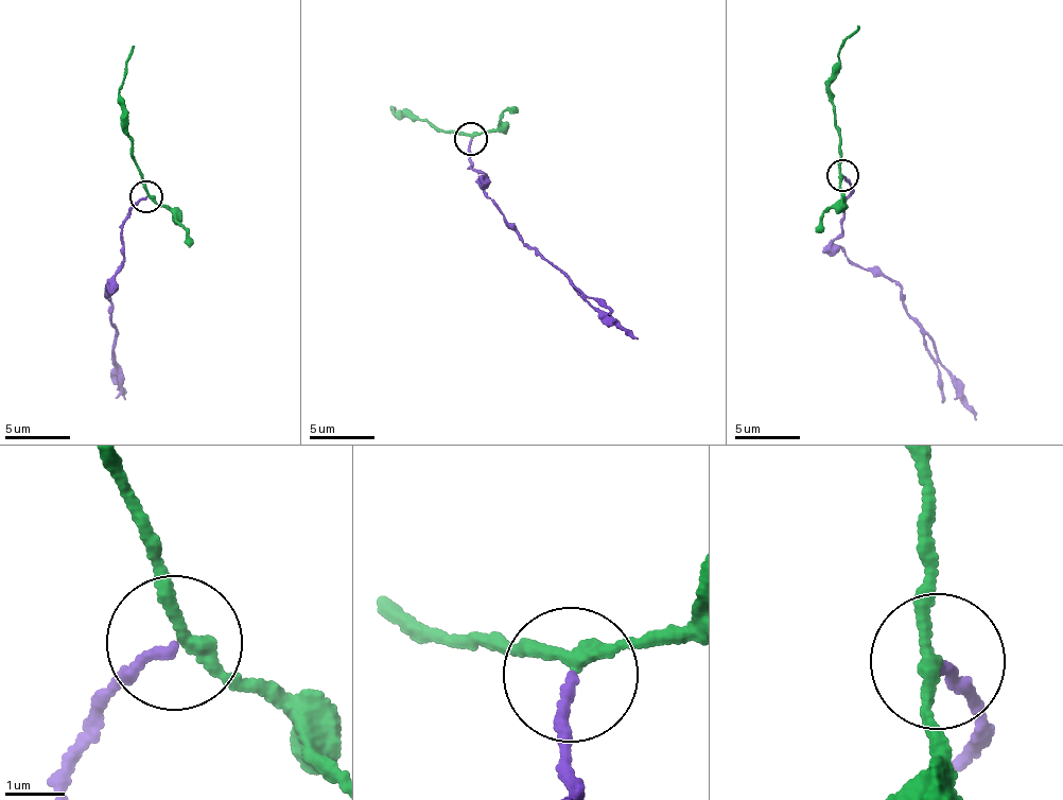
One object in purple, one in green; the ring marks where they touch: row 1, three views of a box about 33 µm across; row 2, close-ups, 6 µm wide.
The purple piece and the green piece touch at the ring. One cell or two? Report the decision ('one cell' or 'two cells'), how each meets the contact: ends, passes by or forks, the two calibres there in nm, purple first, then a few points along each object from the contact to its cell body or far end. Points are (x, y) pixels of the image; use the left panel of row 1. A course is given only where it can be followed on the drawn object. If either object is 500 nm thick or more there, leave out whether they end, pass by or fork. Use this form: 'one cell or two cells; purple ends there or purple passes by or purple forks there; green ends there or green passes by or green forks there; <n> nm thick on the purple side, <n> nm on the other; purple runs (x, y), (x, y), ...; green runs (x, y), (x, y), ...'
two cells; purple ends there; green passes by; 170 nm thick on the purple side, 200 nm on the other; purple runs (146, 196), (127, 212), (120, 232), (122, 264), (108, 297), (103, 294), (111, 301), (124, 399); green runs (146, 196), (119, 92), (135, 46)

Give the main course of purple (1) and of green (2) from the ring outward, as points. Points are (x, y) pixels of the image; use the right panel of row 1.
1: (843, 176), (852, 187), (832, 245), (902, 290), (902, 308), (920, 328), (925, 351), (975, 418)
2: (843, 176), (831, 71), (839, 61), (842, 38), (859, 27)

